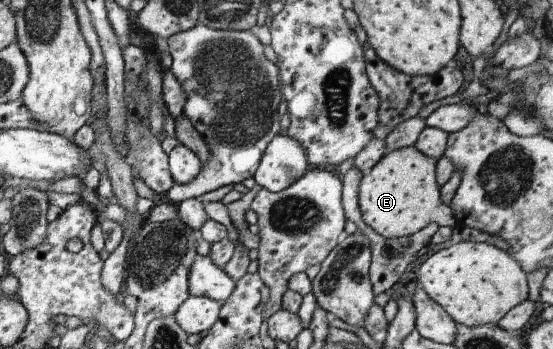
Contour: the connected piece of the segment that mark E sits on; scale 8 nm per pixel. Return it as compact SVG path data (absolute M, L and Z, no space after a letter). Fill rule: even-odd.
M414 145L387 152L361 178L358 200L364 222L389 239L412 236L430 223L456 229L452 209L441 199L437 159L424 155Z

